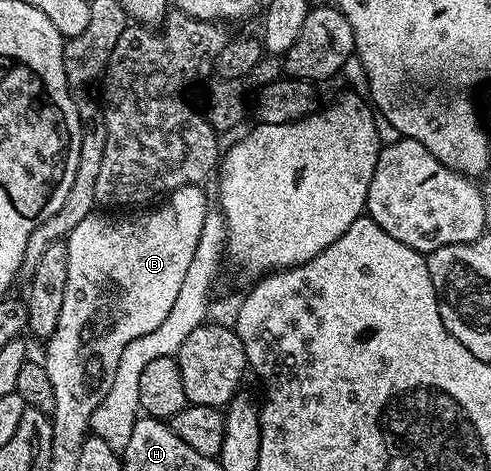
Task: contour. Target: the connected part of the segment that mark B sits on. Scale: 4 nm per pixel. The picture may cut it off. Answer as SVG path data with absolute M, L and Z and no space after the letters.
M184 185L171 191L168 201L135 214L138 215L135 219L125 219L122 213L91 213L66 236L68 289L64 293L58 327L45 344L44 357L48 379L55 391L110 392L124 349L128 349L136 337L152 333L152 329L172 313L172 305L176 305L176 297L180 297L180 285L184 285L184 277L188 277L188 265L192 265L192 257L196 257L196 245L208 214L202 190L199 185Z

